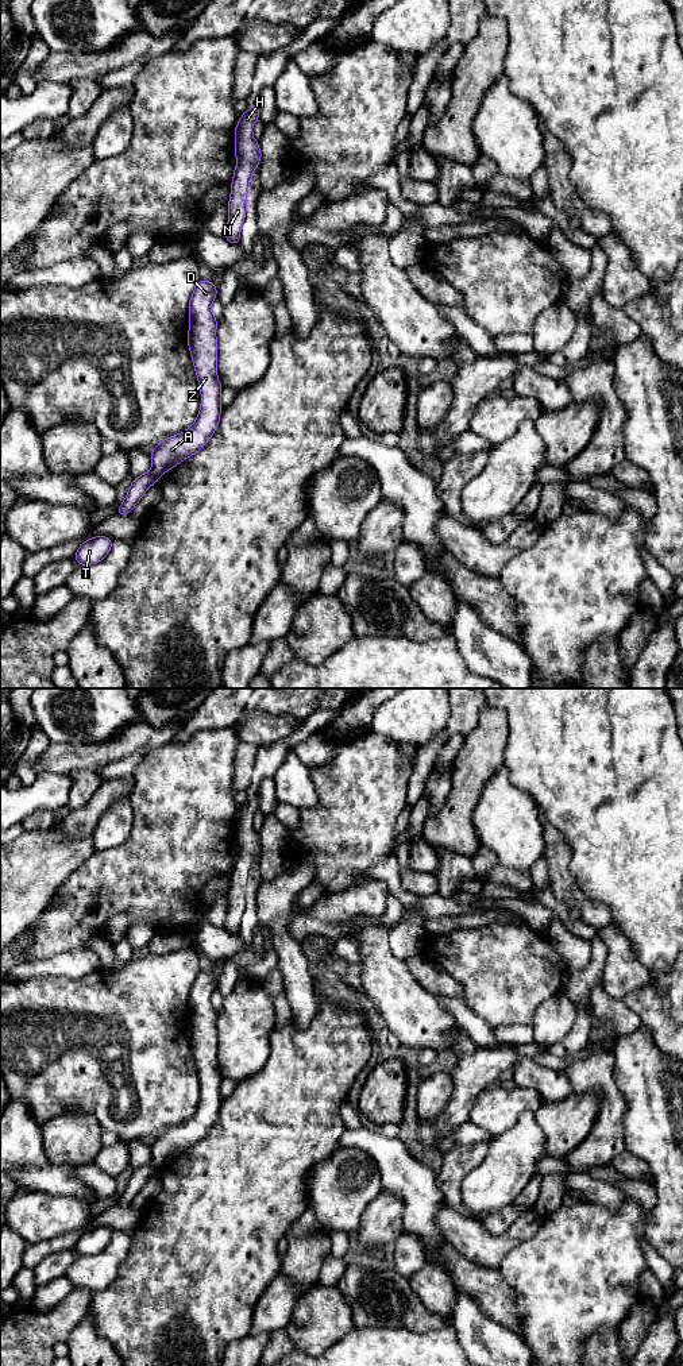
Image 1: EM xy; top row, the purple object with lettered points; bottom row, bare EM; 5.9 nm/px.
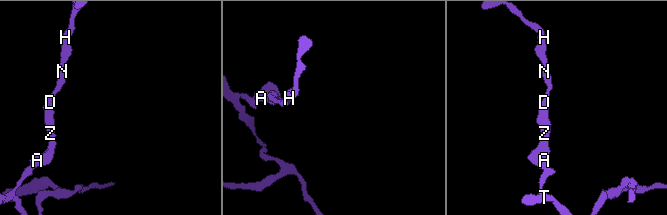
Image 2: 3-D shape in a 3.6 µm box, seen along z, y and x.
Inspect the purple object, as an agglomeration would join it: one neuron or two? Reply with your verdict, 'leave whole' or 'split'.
split

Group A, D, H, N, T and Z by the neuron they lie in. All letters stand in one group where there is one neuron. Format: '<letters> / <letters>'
A D H N Z / T

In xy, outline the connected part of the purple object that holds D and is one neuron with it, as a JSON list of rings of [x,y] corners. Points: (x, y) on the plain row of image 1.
[[[211,972],[196,973],[190,988],[188,1037],[201,1083],[201,1097],[194,1115],[165,1130],[150,1143],[153,1161],[162,1166],[182,1151],[198,1143],[217,1120],[223,1096],[220,1093],[221,1074],[217,1069],[217,1010],[211,996],[217,988],[216,976]]]

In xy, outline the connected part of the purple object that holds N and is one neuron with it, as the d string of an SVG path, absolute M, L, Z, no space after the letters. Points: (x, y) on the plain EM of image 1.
M258 794L242 806L235 818L235 848L238 856L231 875L228 914L224 923L224 929L232 935L239 935L242 915L248 898L246 888L250 871L262 849L259 834L252 826L252 815L256 811L259 811Z

